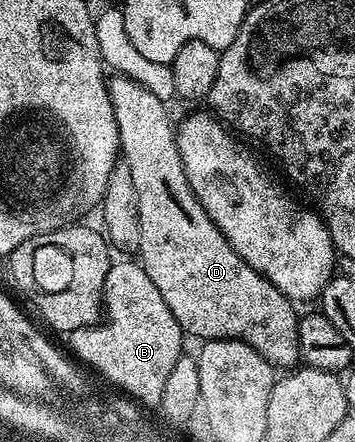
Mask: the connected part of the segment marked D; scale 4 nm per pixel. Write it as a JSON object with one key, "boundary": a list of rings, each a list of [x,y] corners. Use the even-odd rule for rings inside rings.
{"boundary":[[[117,73],[108,79],[108,96],[114,109],[114,121],[118,121],[120,154],[123,162],[130,165],[130,173],[134,173],[134,190],[138,193],[138,221],[142,221],[138,262],[150,277],[150,281],[158,285],[162,301],[170,305],[170,313],[174,313],[185,336],[192,338],[193,335],[194,338],[200,339],[199,341],[240,339],[258,353],[262,353],[262,357],[266,357],[266,361],[277,368],[295,368],[301,362],[298,345],[300,320],[297,308],[277,287],[270,285],[264,275],[250,269],[250,265],[246,265],[246,261],[242,261],[242,257],[234,253],[230,241],[226,241],[226,237],[218,229],[218,225],[214,225],[206,209],[202,209],[198,197],[194,197],[186,181],[182,157],[176,148],[174,123],[168,120],[166,103],[138,81]]]}

